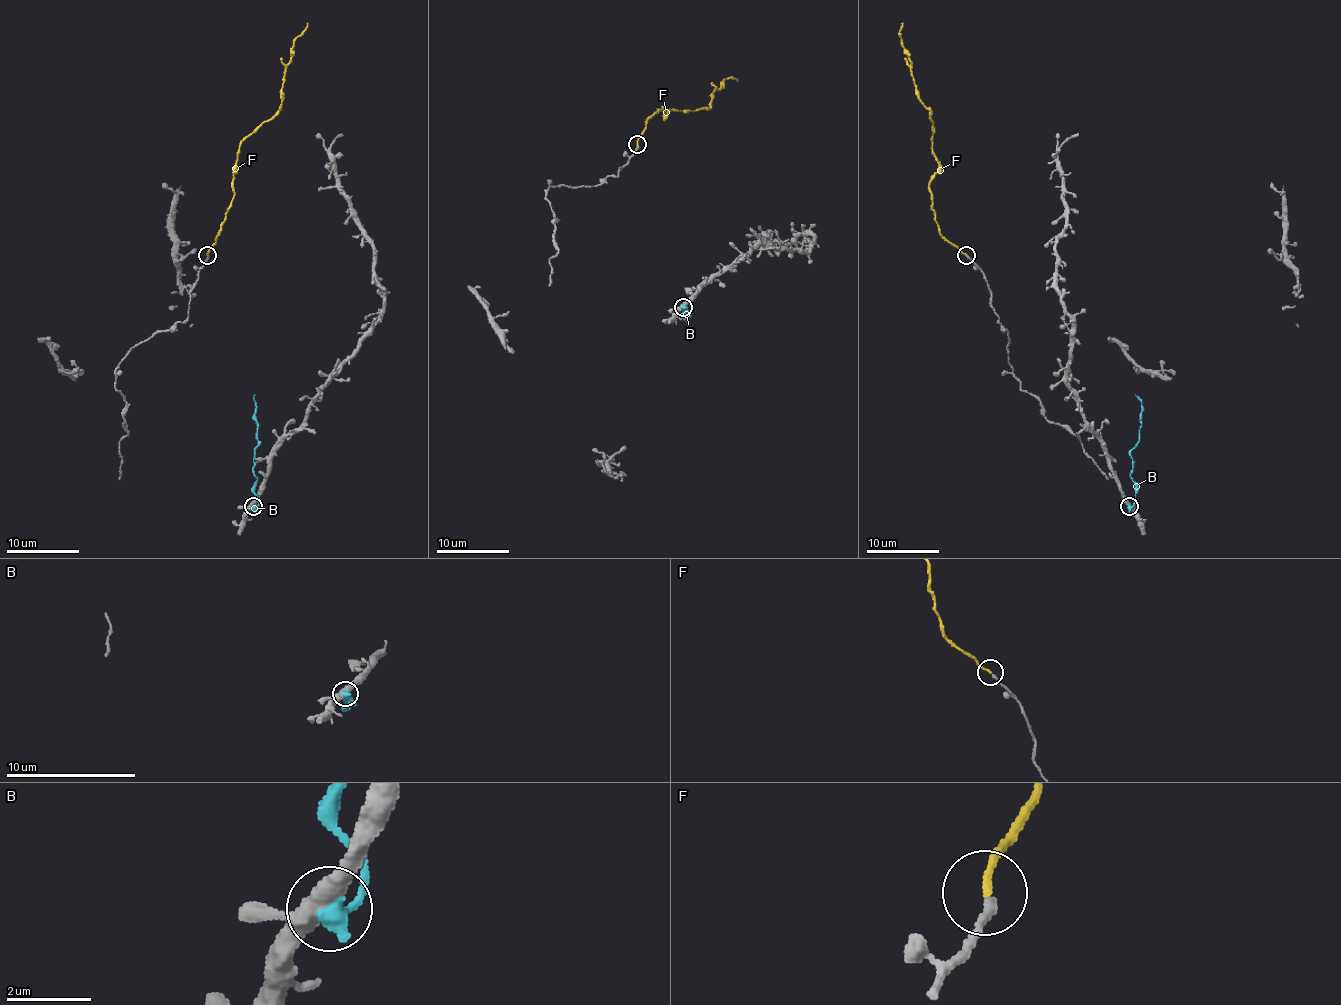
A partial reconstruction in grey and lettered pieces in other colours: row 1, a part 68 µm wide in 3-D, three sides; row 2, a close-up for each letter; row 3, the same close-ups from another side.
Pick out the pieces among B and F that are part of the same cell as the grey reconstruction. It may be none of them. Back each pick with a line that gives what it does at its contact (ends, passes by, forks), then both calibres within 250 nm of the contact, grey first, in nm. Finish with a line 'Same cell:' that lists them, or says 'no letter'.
F: it ends there; 200 nm thick on the grey side, 170 nm on the other
Same cell: F

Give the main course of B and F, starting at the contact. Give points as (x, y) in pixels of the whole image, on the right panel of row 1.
B: (1129, 507), (1135, 503), (1131, 449), (1138, 441), (1142, 411), (1142, 402), (1135, 394)
F: (966, 254), (935, 220), (929, 180), (938, 160), (931, 144), (933, 120), (918, 98), (902, 22)

